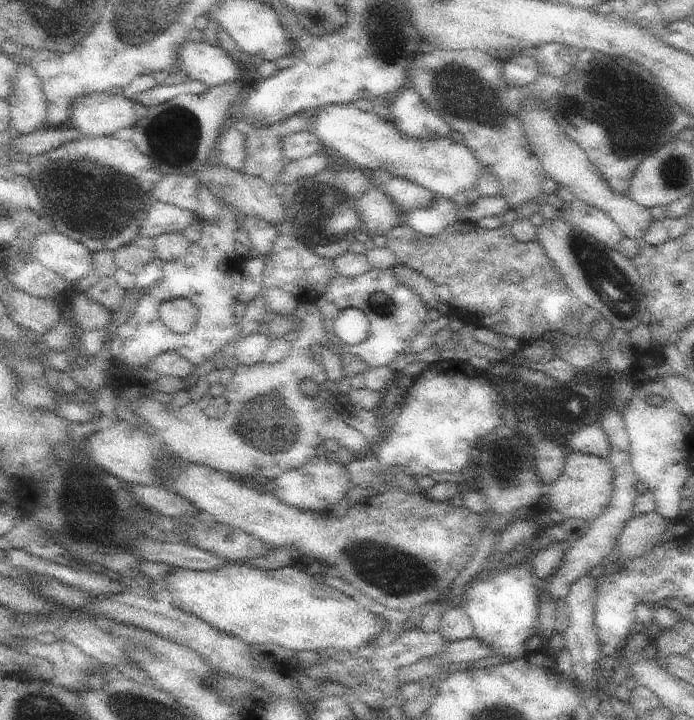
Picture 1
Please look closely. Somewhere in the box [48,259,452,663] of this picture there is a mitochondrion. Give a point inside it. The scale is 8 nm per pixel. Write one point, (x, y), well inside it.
(270, 426)

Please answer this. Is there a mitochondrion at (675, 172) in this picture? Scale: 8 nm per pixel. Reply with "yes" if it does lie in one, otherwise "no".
yes

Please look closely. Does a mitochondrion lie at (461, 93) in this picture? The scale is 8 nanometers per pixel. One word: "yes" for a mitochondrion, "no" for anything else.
yes

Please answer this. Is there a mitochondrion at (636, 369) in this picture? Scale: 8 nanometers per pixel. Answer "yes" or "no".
no

